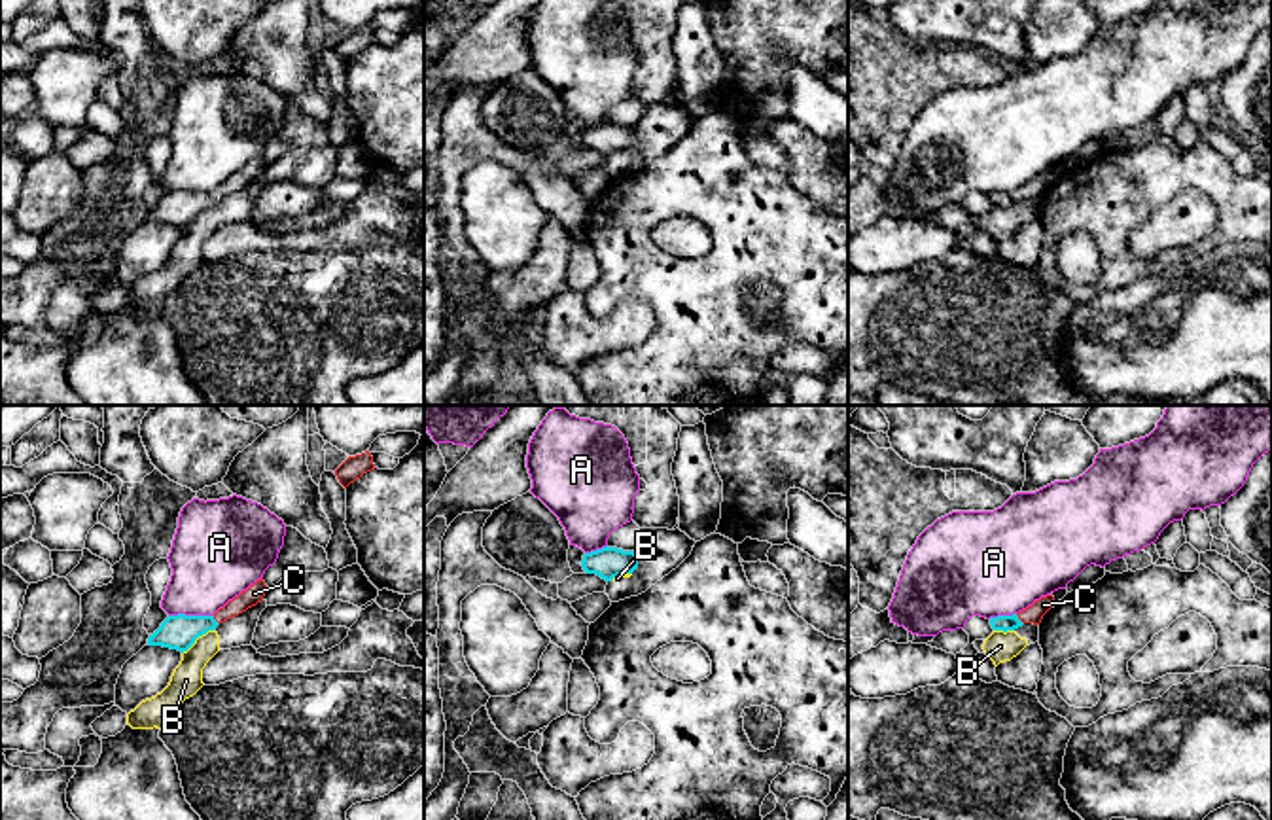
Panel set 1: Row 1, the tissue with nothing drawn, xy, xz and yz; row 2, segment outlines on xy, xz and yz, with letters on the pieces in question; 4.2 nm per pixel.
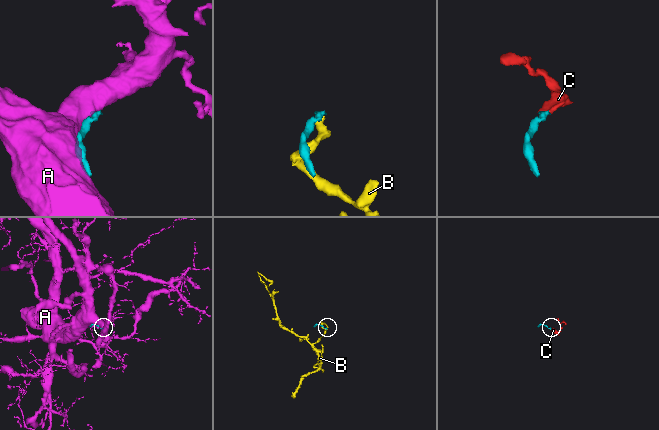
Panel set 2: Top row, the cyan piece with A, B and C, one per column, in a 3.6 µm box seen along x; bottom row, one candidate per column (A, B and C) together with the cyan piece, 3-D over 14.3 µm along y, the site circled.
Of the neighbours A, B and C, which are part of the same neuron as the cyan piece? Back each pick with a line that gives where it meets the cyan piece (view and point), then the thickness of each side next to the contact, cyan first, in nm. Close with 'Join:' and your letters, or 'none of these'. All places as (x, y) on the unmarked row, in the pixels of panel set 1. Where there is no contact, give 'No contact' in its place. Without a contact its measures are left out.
C: Touches cyan at yz (1019, 196). Thickness 70 nm (cyan) against 80 nm
Join: C

